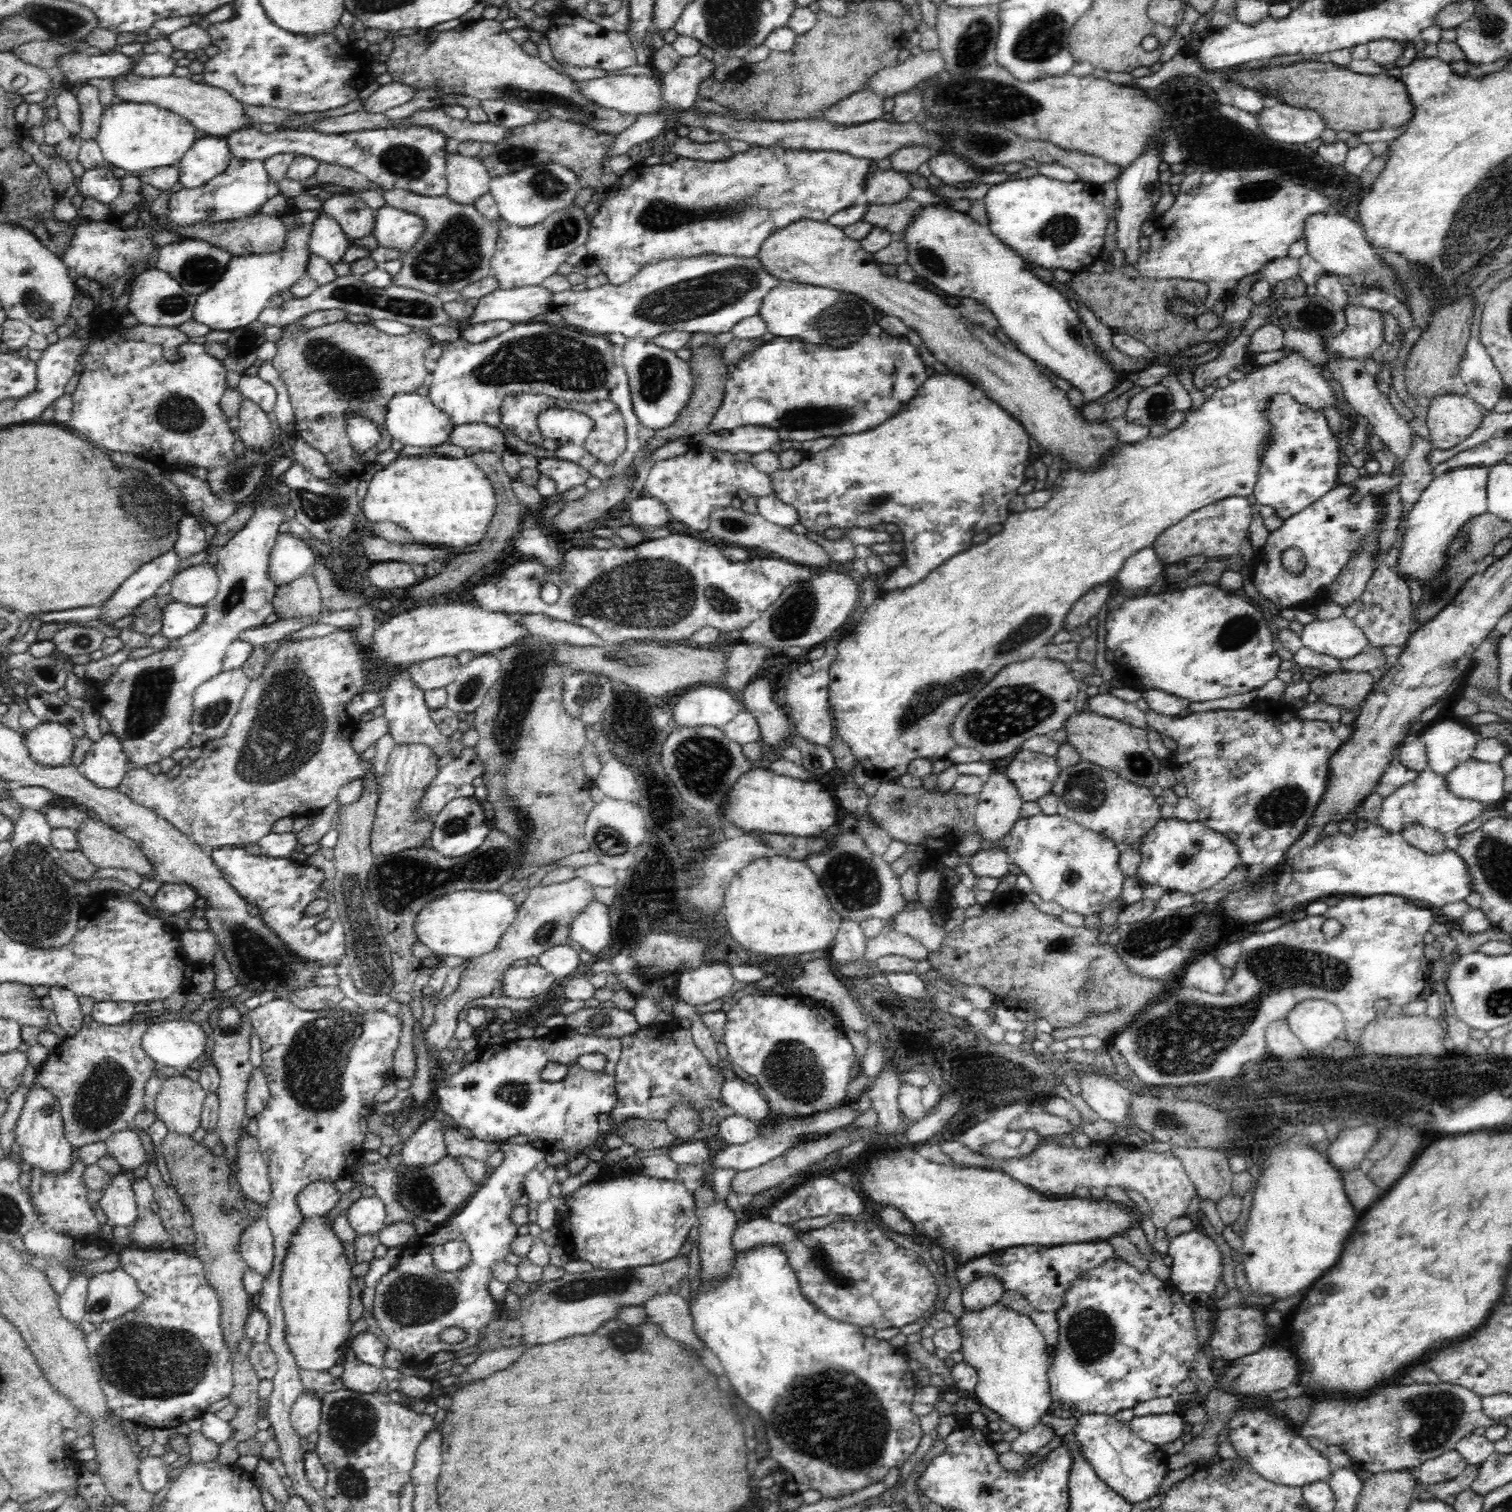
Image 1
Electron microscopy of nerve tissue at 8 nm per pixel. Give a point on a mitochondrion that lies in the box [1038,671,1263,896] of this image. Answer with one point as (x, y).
(1085, 790)

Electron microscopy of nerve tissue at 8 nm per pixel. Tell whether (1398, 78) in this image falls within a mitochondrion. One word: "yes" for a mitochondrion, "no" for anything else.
no

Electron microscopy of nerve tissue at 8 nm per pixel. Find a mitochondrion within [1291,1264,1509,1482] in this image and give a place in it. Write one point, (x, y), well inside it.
(1435, 1418)

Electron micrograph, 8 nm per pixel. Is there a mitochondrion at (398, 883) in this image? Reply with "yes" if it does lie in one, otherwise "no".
yes

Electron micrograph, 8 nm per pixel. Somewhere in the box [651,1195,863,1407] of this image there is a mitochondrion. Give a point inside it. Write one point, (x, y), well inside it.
(820, 1257)

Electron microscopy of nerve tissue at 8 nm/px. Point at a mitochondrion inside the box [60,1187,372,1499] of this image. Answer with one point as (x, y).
(142, 1360)

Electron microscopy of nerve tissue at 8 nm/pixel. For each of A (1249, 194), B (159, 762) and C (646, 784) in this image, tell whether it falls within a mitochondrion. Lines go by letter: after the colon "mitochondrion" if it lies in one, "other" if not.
A: mitochondrion
B: other
C: other

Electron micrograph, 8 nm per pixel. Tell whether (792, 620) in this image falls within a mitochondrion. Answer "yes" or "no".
yes

